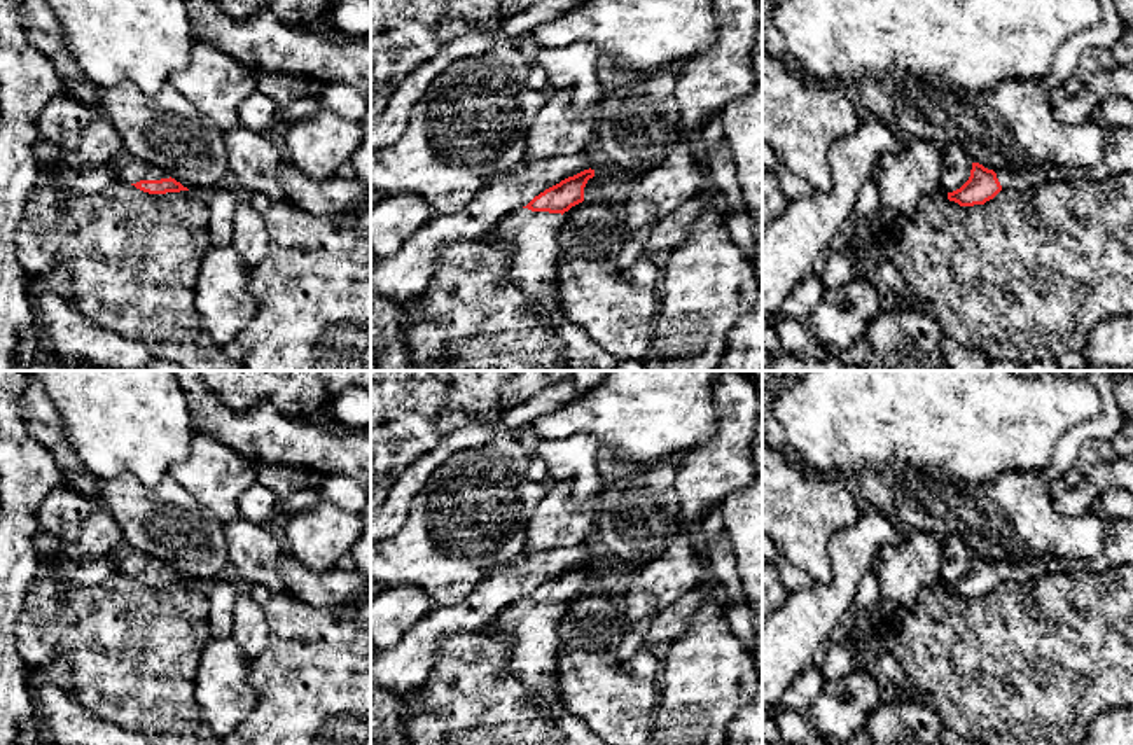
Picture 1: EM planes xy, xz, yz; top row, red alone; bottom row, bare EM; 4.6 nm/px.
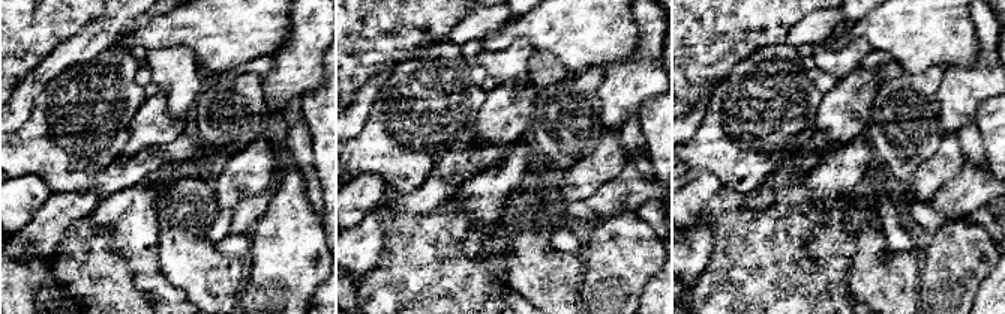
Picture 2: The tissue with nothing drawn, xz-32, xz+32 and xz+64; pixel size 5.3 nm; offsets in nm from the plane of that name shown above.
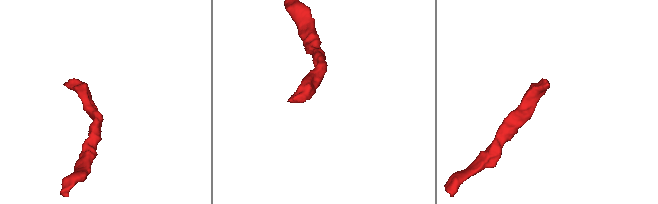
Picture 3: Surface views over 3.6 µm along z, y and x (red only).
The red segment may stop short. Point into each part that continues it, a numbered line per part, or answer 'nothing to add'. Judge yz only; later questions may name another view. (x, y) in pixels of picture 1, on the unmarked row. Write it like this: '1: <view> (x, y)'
1: yz (1118, 546)

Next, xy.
1: xy (130, 562)

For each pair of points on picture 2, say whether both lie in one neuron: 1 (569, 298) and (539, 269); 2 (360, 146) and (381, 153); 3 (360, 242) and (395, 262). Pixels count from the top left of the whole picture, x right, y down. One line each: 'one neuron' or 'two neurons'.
1: one neuron
2: one neuron
3: two neurons

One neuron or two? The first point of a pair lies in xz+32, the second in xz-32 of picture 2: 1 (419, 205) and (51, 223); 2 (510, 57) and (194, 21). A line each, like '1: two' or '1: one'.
1: one
2: two

